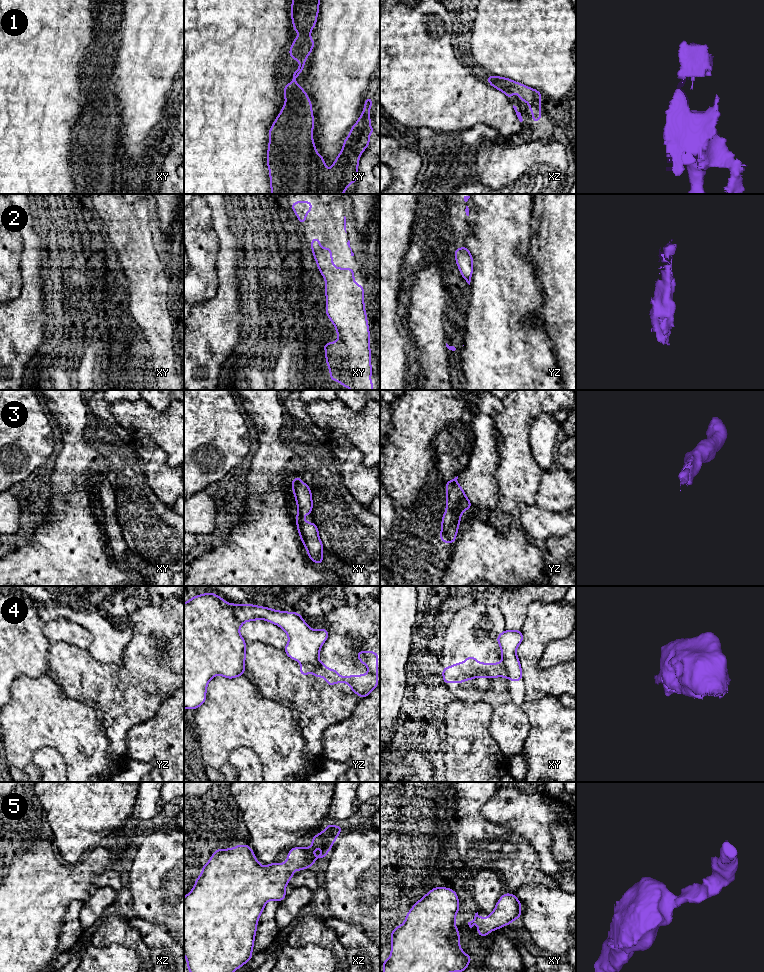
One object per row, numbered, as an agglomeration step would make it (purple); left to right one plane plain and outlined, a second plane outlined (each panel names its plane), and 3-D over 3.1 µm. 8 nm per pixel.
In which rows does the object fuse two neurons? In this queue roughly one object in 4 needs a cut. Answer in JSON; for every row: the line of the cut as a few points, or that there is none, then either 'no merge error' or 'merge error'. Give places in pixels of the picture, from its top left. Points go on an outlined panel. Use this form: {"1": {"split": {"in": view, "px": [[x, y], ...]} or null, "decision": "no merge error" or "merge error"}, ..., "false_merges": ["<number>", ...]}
{"1": {"split": null, "decision": "no merge error"}, "2": {"split": null, "decision": "no merge error"}, "3": {"split": null, "decision": "no merge error"}, "4": {"split": {"in": "yz", "px": [[302, 663], [314, 666], [320, 664]]}, "decision": "merge error"}, "5": {"split": null, "decision": "no merge error"}, "false_merges": ["4"]}

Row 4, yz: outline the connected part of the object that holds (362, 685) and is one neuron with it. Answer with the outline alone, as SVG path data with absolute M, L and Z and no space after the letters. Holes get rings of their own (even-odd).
M359 651L356 653L359 661L369 667L366 675L338 676L336 669L327 669L325 663L320 663L318 667L309 664L302 664L299 672L307 676L310 671L314 677L325 677L328 686L334 683L349 683L351 690L362 699L367 697L378 685L378 653L377 651Z

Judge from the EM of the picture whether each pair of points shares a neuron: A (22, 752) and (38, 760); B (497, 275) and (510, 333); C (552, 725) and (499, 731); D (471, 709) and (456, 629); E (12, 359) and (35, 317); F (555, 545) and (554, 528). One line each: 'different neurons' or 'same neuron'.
A: different neurons
B: same neuron
C: different neurons
D: different neurons
E: same neuron
F: different neurons

